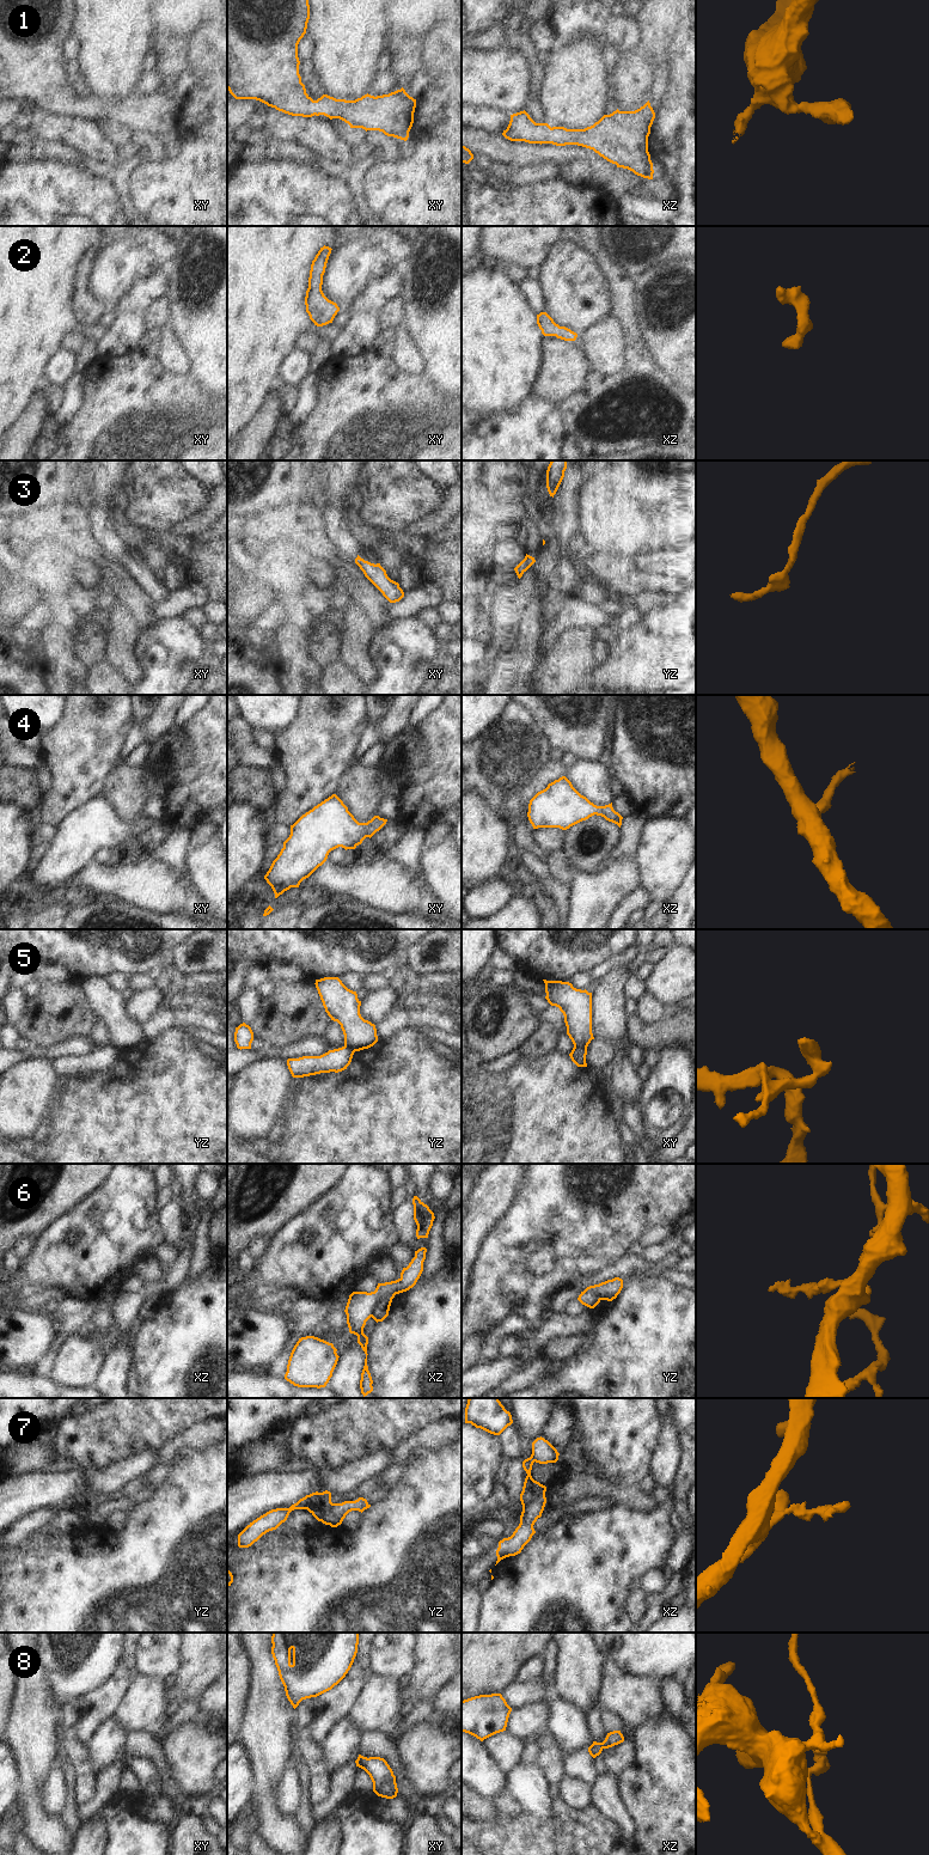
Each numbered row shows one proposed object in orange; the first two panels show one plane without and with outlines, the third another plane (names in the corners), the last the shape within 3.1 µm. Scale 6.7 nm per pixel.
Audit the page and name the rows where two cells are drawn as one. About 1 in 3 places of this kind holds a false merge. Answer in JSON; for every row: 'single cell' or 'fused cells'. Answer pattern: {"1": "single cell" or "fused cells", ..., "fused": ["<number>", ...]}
{"1": "single cell", "2": "single cell", "3": "single cell", "4": "single cell", "5": "fused cells", "6": "single cell", "7": "fused cells", "8": "single cell", "fused": ["5", "7"]}

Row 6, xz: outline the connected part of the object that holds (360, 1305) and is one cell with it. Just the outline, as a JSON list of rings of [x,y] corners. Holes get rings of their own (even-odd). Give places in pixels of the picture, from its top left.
[[[426,1247],[415,1251],[415,1257],[407,1268],[403,1268],[401,1277],[396,1281],[378,1283],[374,1292],[353,1292],[349,1295],[346,1314],[349,1332],[357,1336],[357,1343],[366,1354],[365,1366],[361,1373],[361,1393],[367,1396],[373,1391],[373,1380],[367,1366],[367,1344],[368,1337],[363,1334],[366,1322],[372,1317],[377,1323],[383,1322],[390,1311],[392,1299],[396,1294],[412,1288],[423,1271],[426,1259]]]

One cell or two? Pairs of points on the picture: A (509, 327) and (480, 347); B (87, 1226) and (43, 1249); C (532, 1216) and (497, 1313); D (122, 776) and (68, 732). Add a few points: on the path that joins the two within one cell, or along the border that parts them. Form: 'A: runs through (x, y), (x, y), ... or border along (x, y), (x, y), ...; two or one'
A: runs through (502, 330), (487, 340); one
B: runs through (77, 1226), (66, 1226), (54, 1238); one
C: runs through (513, 1240), (497, 1256), (489, 1270), (489, 1289); one
D: border along (116, 764), (107, 776), (104, 787), (99, 793); two

